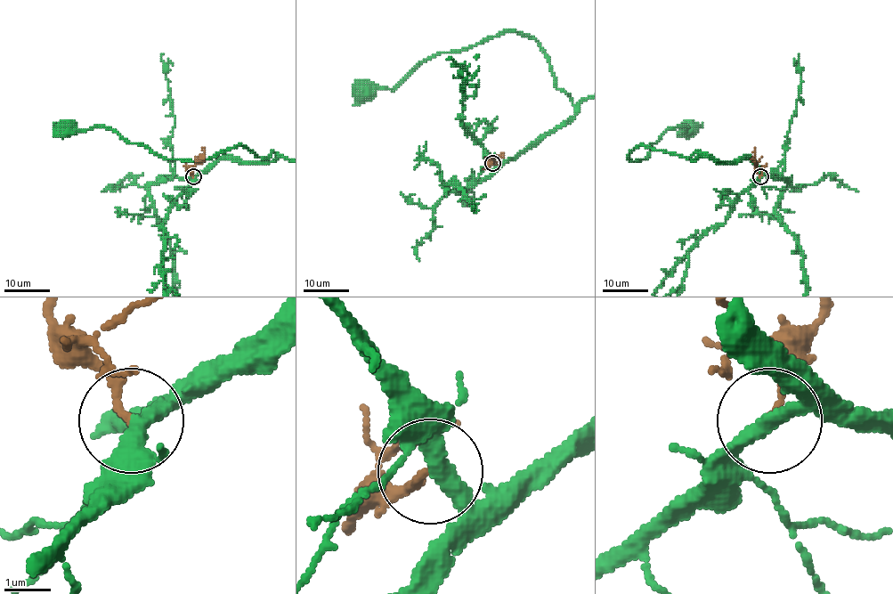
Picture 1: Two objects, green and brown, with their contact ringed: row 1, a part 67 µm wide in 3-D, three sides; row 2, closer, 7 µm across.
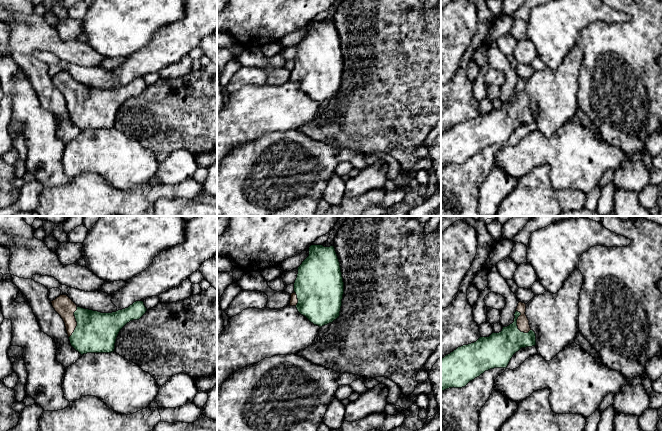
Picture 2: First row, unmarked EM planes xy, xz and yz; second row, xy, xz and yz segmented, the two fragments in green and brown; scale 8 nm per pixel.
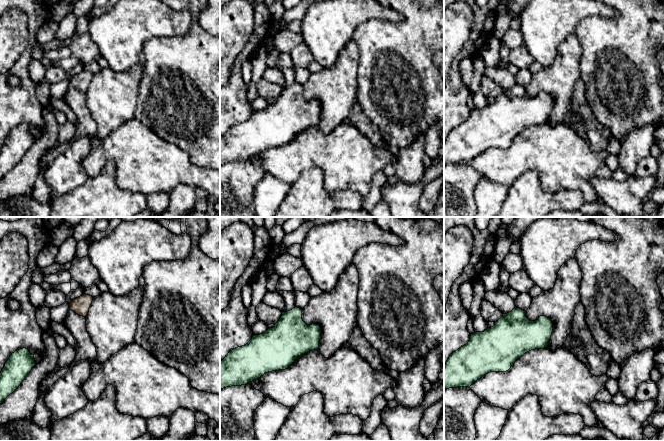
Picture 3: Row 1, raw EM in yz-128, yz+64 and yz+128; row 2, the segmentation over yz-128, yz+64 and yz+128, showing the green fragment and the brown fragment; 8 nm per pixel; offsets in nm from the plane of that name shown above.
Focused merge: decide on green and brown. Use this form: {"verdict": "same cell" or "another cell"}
{"verdict": "same cell"}

